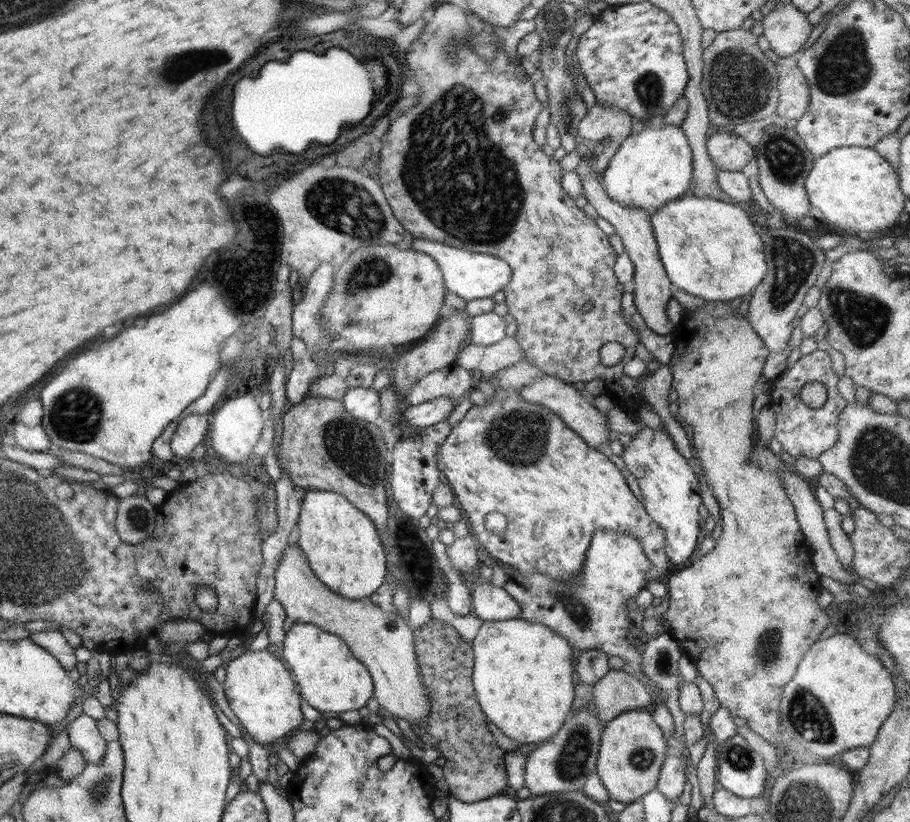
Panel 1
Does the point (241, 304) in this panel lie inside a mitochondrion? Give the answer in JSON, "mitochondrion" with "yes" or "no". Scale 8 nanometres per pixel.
{"mitochondrion":"no"}

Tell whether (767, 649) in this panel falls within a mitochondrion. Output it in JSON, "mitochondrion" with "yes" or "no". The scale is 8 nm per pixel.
{"mitochondrion":"yes"}

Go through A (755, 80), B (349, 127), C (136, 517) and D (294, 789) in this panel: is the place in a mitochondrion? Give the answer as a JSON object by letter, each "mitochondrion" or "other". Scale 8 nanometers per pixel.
{"A":"mitochondrion","B":"other","C":"mitochondrion","D":"other"}

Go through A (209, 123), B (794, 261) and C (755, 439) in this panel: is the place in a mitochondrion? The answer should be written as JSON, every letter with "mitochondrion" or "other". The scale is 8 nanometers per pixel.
{"A":"other","B":"mitochondrion","C":"other"}

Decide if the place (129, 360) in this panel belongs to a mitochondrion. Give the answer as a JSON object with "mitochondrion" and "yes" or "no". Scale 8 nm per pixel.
{"mitochondrion":"no"}

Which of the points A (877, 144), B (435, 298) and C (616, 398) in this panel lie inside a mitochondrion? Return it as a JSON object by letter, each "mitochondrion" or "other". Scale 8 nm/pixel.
{"A":"other","B":"other","C":"other"}

